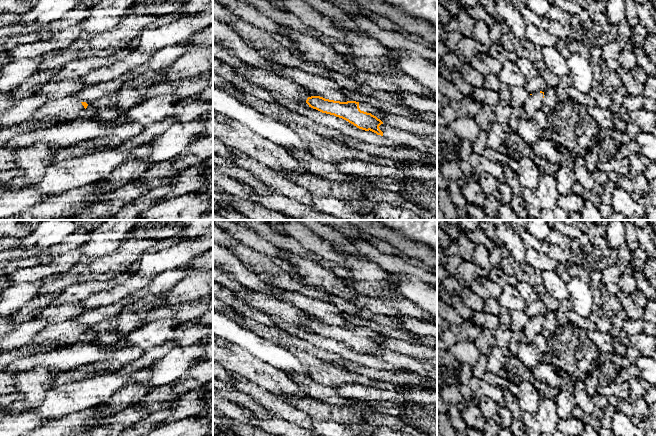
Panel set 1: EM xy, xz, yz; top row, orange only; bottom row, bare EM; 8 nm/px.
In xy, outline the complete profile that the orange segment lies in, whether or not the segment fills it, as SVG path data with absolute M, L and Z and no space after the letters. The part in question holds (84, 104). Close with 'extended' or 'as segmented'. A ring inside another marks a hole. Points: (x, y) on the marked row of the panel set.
M72 96L45 103L32 117L40 121L48 117L63 117L65 122L75 120L85 114L88 104L80 102Z | extended

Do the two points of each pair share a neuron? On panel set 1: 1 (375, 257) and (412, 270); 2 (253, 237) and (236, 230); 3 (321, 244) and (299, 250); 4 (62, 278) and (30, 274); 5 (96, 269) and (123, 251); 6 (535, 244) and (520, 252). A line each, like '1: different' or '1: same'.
1: same
2: same
3: different
4: different
5: same
6: different

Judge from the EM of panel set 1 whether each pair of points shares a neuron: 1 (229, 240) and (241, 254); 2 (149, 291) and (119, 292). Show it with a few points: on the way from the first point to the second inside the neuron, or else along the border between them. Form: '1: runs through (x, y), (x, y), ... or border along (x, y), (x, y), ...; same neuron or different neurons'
1: border along (241, 243), (235, 244), (228, 249); different neurons
2: border along (152, 278), (146, 285), (131, 294); different neurons

